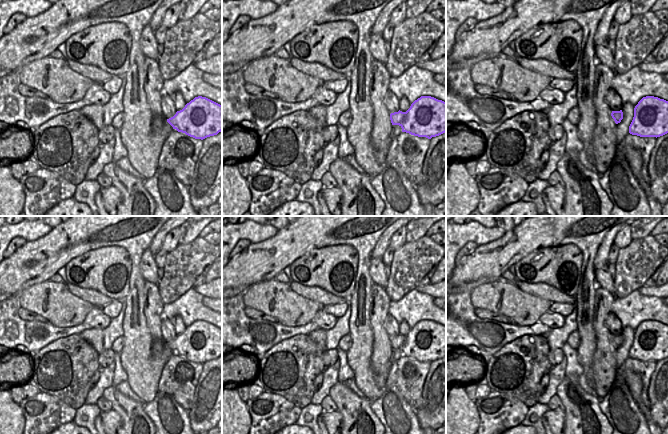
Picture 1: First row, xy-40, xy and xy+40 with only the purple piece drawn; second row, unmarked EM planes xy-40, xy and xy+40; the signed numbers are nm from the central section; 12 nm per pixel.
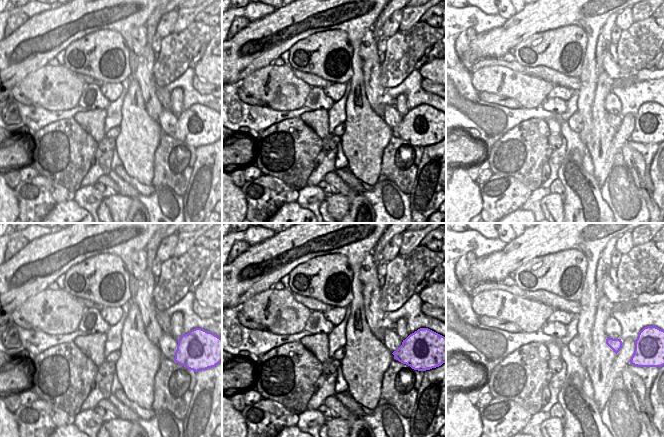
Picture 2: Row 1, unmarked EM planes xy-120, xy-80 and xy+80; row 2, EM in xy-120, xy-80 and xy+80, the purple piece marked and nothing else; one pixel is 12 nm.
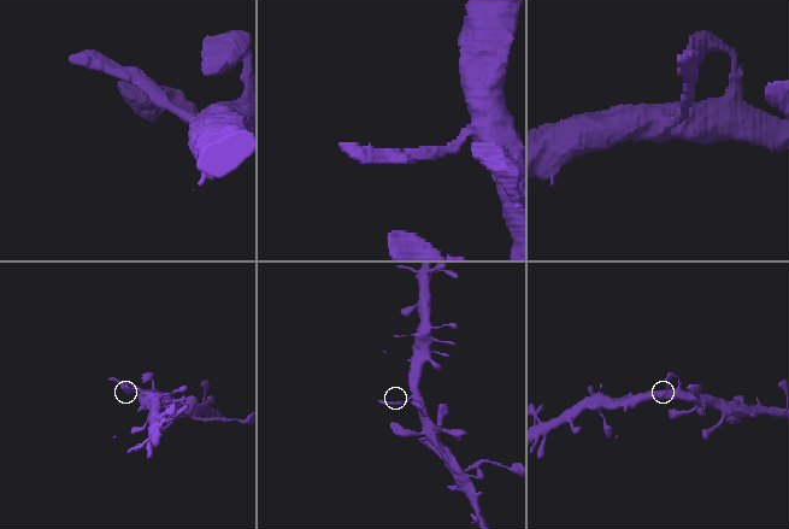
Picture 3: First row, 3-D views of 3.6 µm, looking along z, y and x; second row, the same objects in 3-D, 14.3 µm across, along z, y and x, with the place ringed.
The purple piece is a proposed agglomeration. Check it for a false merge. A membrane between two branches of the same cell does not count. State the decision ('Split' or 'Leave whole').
Leave whole

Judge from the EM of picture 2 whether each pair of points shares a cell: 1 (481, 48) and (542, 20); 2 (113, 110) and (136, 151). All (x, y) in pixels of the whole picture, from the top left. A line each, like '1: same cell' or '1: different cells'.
1: same cell
2: different cells

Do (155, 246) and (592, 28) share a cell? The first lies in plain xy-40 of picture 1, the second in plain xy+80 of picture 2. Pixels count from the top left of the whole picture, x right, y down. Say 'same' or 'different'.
different

